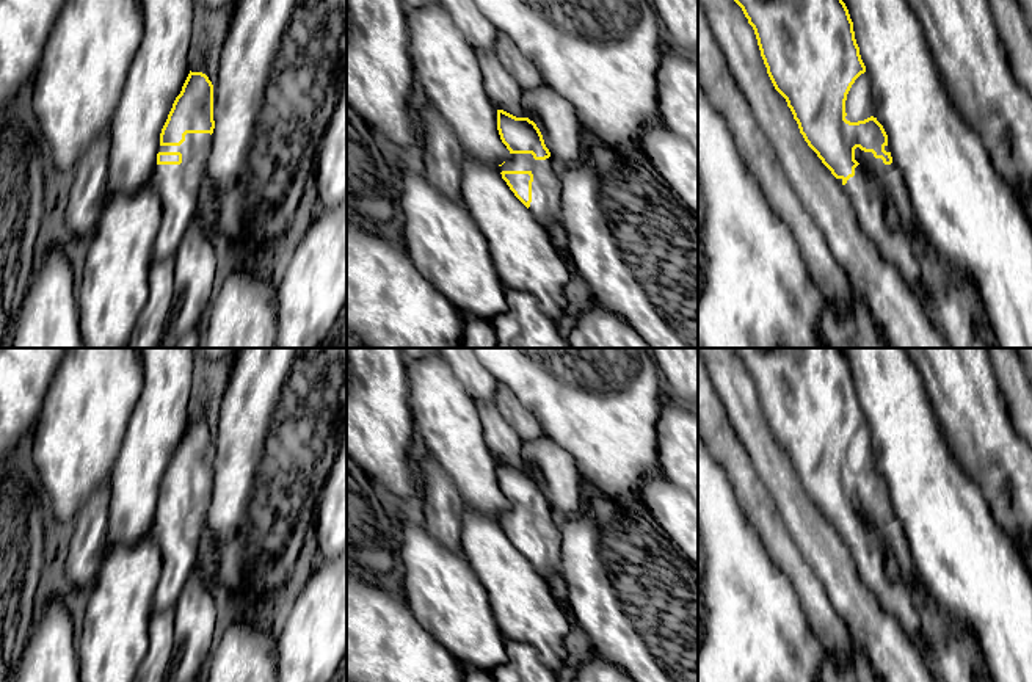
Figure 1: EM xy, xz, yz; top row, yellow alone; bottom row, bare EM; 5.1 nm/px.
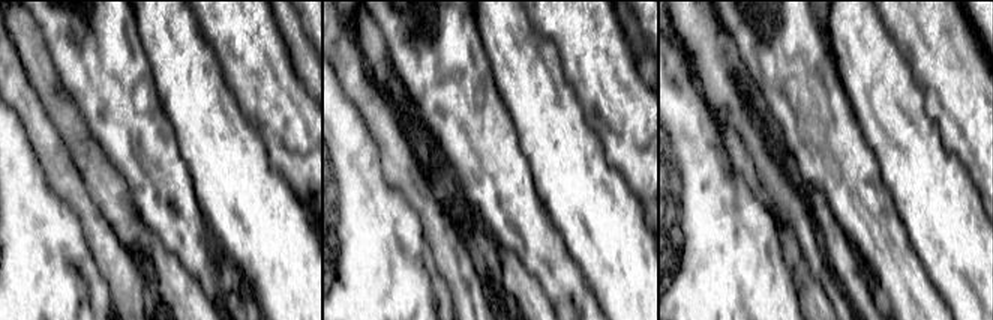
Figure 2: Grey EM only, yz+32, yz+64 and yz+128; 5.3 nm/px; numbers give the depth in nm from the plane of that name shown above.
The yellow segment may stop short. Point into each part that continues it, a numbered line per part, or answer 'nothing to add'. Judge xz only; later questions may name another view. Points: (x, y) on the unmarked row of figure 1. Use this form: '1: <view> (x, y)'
1: xz (546, 540)

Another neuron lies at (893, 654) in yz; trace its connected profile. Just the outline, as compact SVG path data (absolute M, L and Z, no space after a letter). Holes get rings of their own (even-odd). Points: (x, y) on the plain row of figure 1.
M698 348L698 354L786 530L847 624L859 654L869 660L877 680L935 682L916 640L861 582L842 536L800 484L786 450L767 425L754 381L742 359L732 348Z

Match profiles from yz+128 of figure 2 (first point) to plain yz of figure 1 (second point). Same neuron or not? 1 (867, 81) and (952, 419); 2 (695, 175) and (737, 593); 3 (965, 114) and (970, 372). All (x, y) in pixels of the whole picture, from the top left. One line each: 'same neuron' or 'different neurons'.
1: different neurons
2: same neuron
3: same neuron

